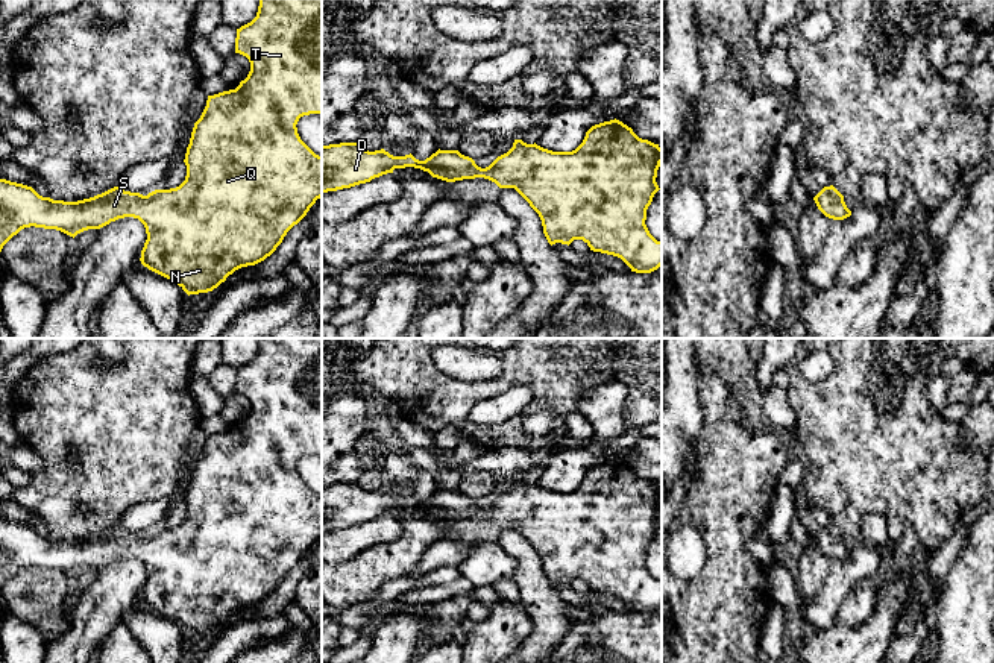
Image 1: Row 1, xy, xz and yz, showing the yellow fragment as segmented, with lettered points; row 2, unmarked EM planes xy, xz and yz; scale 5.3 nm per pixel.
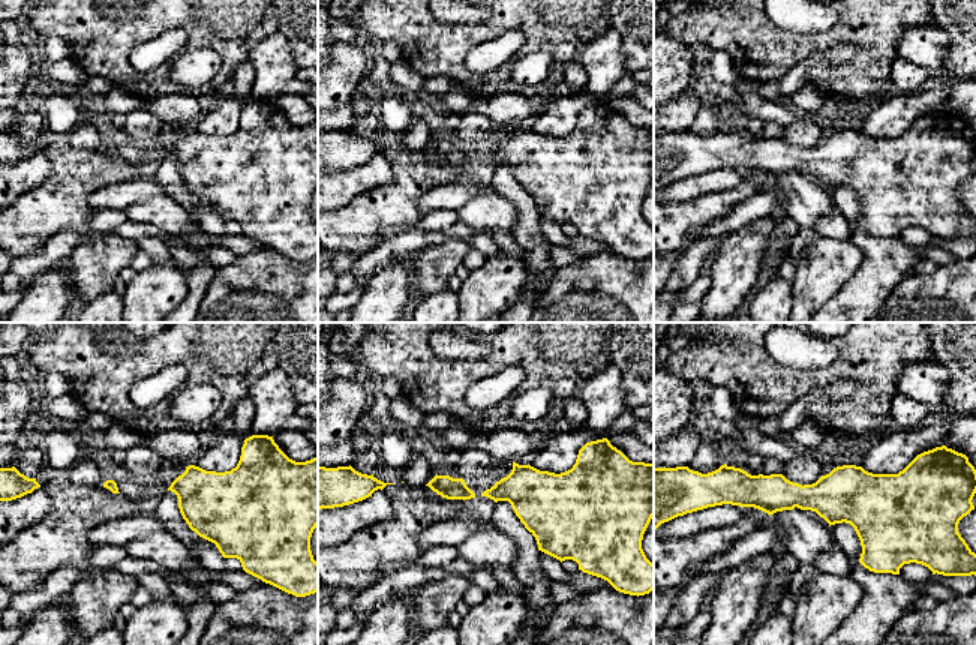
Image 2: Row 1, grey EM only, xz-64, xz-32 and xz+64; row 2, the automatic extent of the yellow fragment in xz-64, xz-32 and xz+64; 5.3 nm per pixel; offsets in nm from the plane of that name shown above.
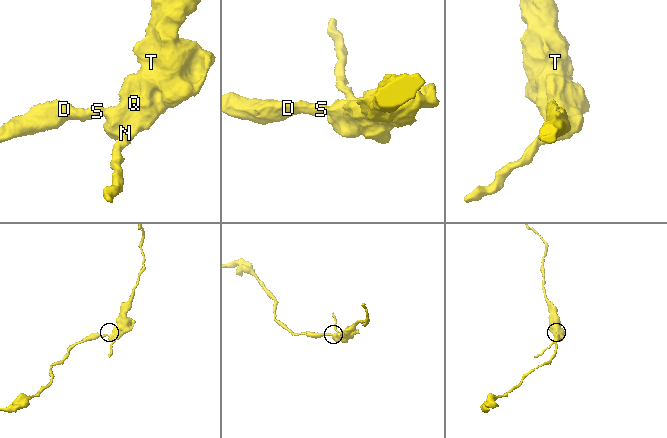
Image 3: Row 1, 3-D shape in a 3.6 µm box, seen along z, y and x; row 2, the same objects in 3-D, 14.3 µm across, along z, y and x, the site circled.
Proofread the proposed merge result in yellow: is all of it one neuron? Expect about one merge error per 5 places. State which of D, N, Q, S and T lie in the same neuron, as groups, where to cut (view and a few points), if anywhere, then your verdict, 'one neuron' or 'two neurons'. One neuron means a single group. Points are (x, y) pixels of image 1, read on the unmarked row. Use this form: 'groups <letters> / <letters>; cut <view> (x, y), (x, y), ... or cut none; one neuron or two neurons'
groups D N Q S T; cut none; one neuron

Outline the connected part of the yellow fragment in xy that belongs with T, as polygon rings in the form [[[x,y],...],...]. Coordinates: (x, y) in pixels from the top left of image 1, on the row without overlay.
[[[260,338],[256,357],[250,363],[237,369],[235,393],[240,393],[249,399],[250,411],[235,429],[208,435],[206,446],[200,458],[194,463],[191,472],[190,484],[184,499],[187,505],[187,516],[179,526],[170,529],[155,529],[147,536],[124,531],[121,526],[114,526],[90,539],[64,542],[42,537],[32,526],[0,519],[0,592],[3,586],[24,567],[35,566],[44,569],[56,569],[74,578],[83,570],[100,569],[118,558],[134,557],[144,564],[147,573],[147,580],[141,590],[141,604],[149,610],[178,624],[188,636],[212,631],[235,610],[255,605],[270,596],[282,583],[287,572],[294,564],[297,564],[307,555],[316,540],[322,537],[322,496],[316,495],[300,479],[296,467],[300,457],[310,454],[322,454],[322,338]]]

